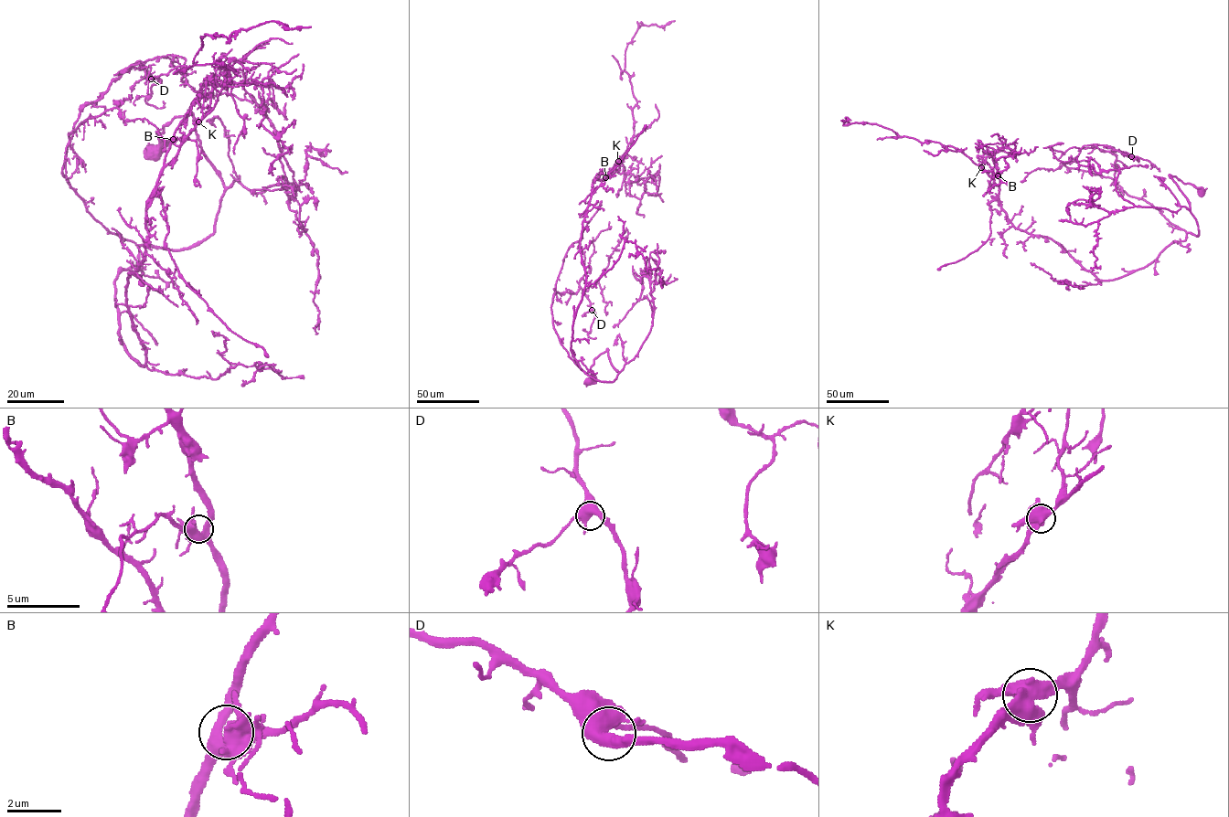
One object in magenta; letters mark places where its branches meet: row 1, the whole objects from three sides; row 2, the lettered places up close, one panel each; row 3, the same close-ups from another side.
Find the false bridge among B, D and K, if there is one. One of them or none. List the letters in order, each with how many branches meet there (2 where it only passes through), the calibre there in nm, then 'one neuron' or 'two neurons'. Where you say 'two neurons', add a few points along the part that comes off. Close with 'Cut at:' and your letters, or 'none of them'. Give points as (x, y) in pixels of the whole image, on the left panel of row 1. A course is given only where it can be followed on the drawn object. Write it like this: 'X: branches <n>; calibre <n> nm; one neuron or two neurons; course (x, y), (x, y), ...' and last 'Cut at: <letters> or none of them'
B: branches 6; calibre 480 nm; one neuron
D: branches 4; calibre 500 nm; one neuron
K: branches 5; calibre 550 nm; one neuron
Cut at: none of them

